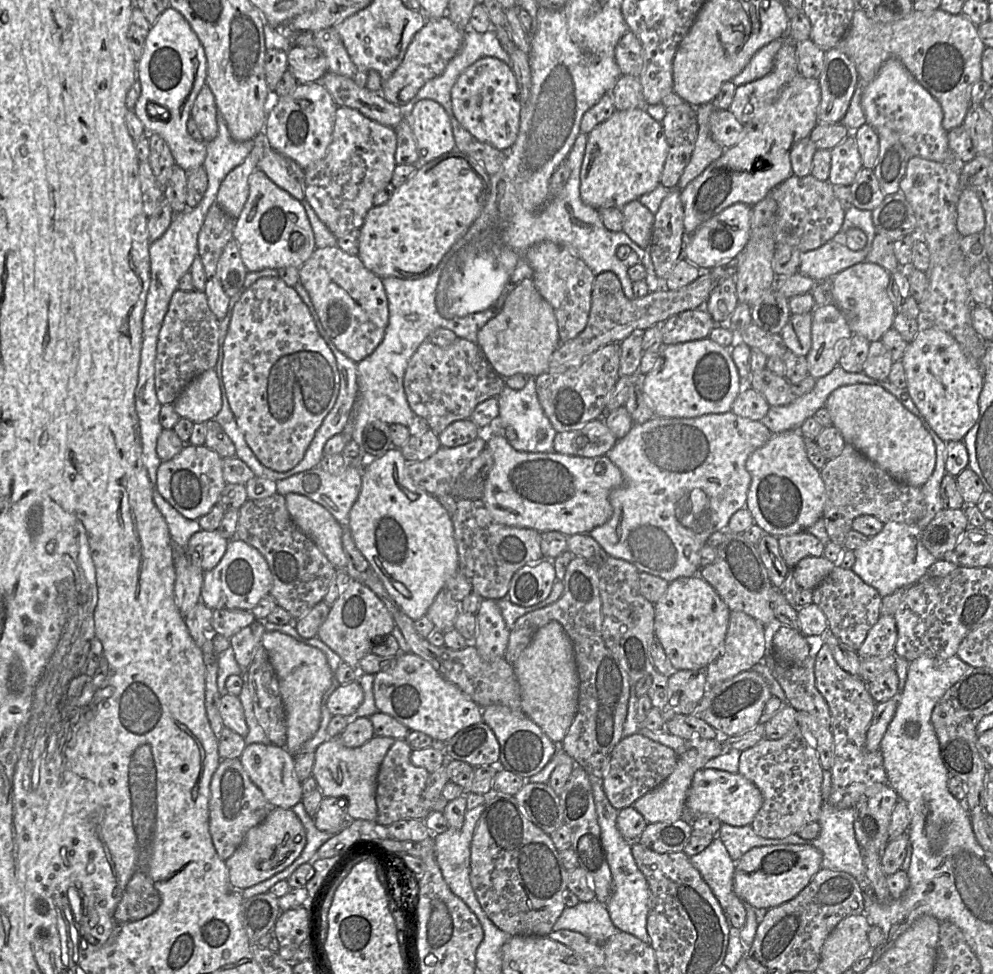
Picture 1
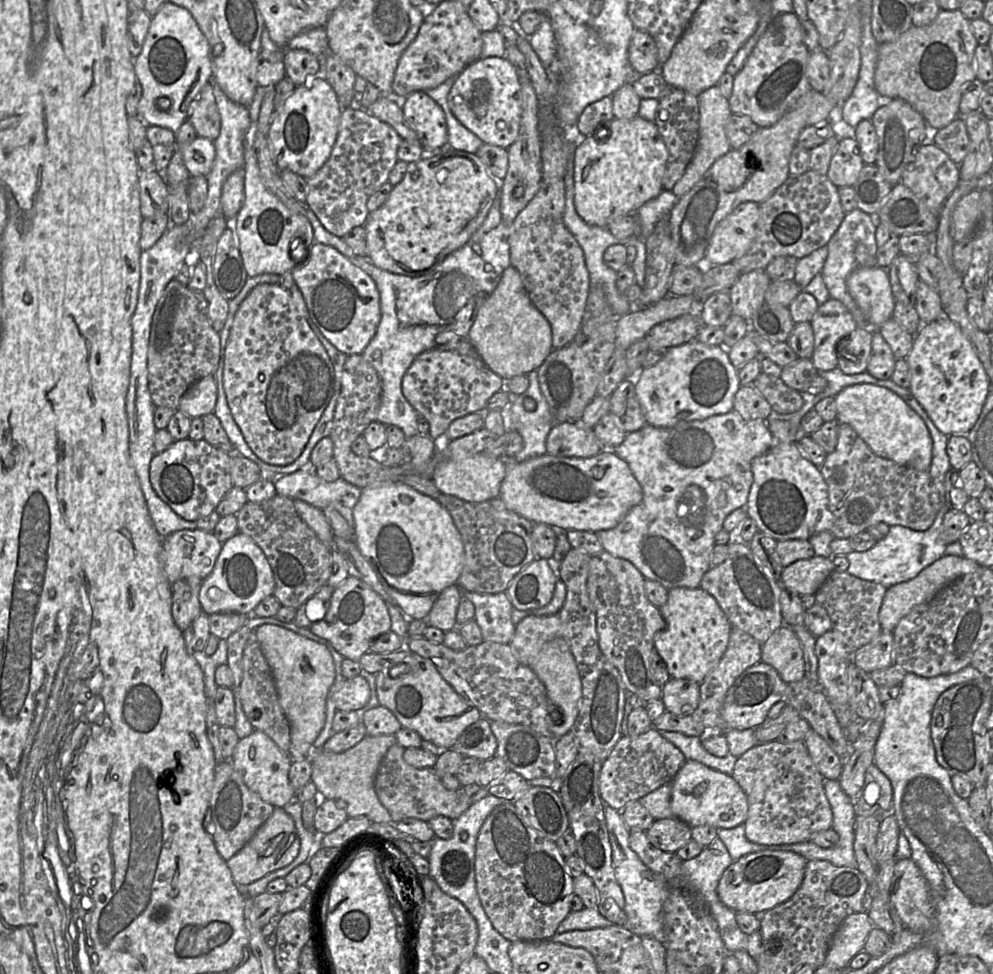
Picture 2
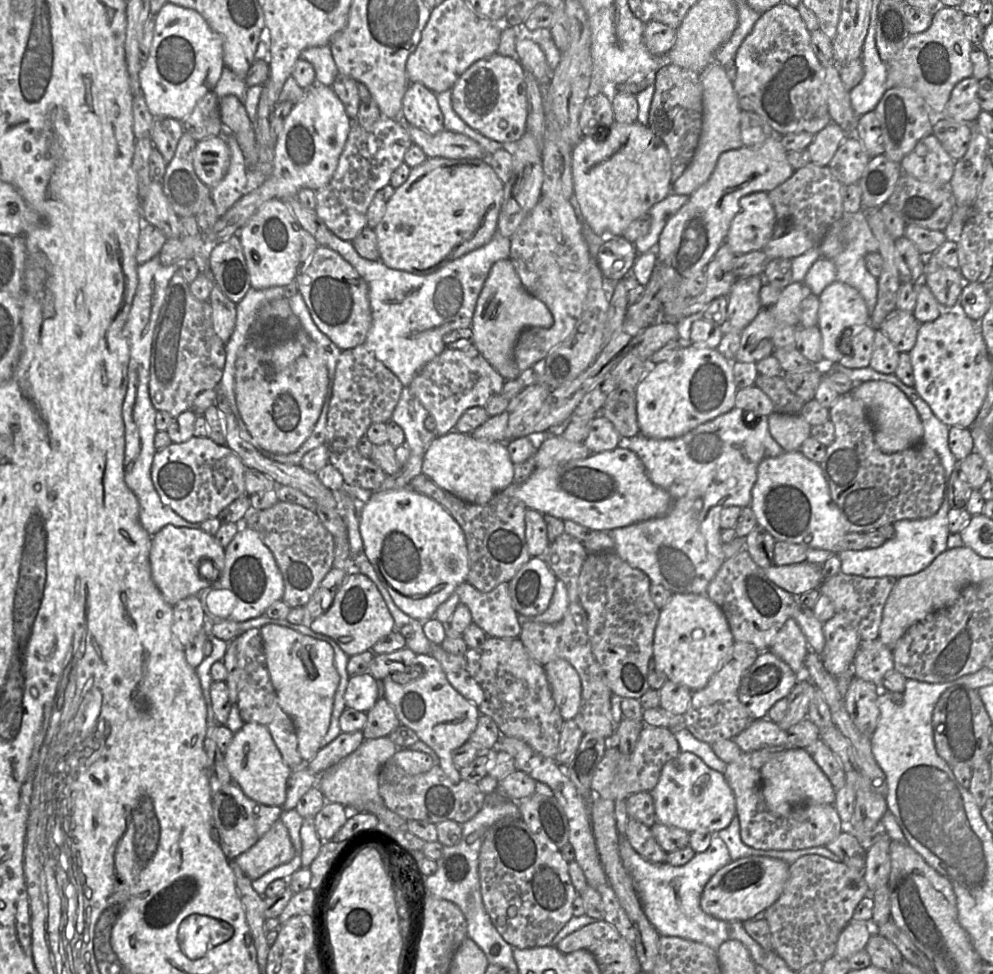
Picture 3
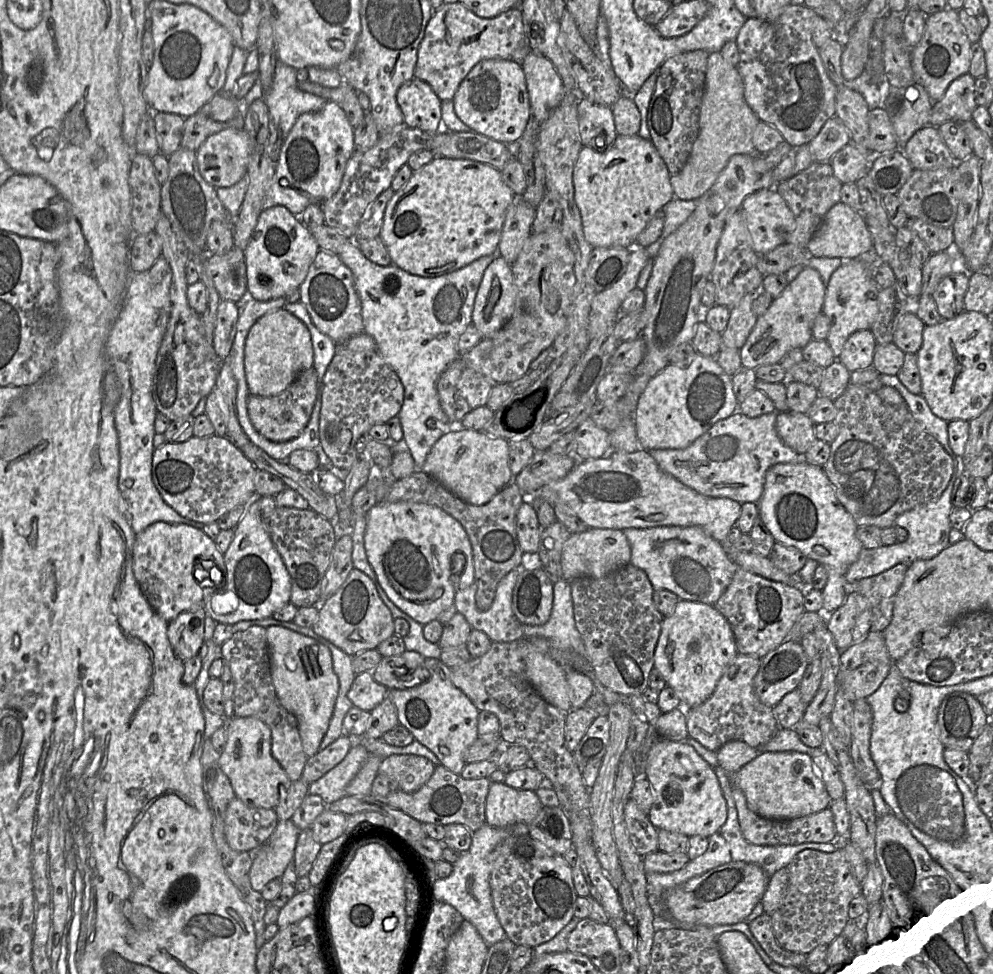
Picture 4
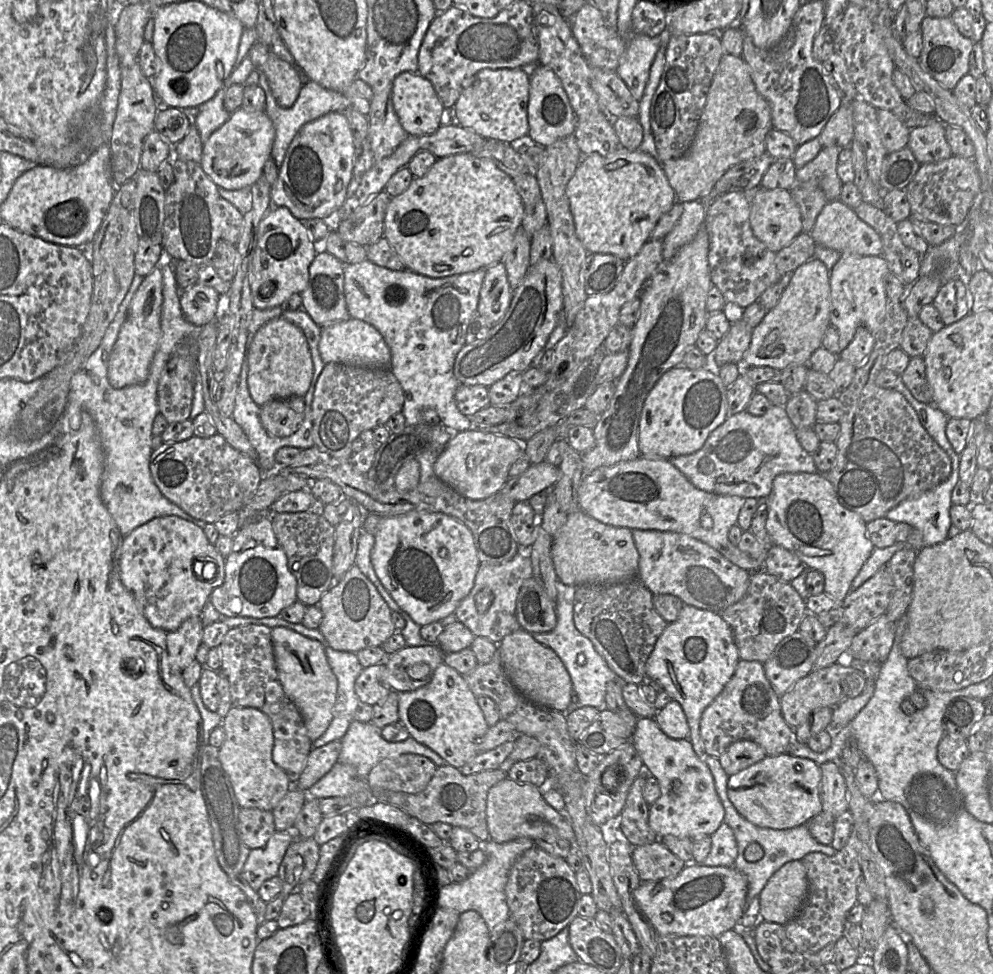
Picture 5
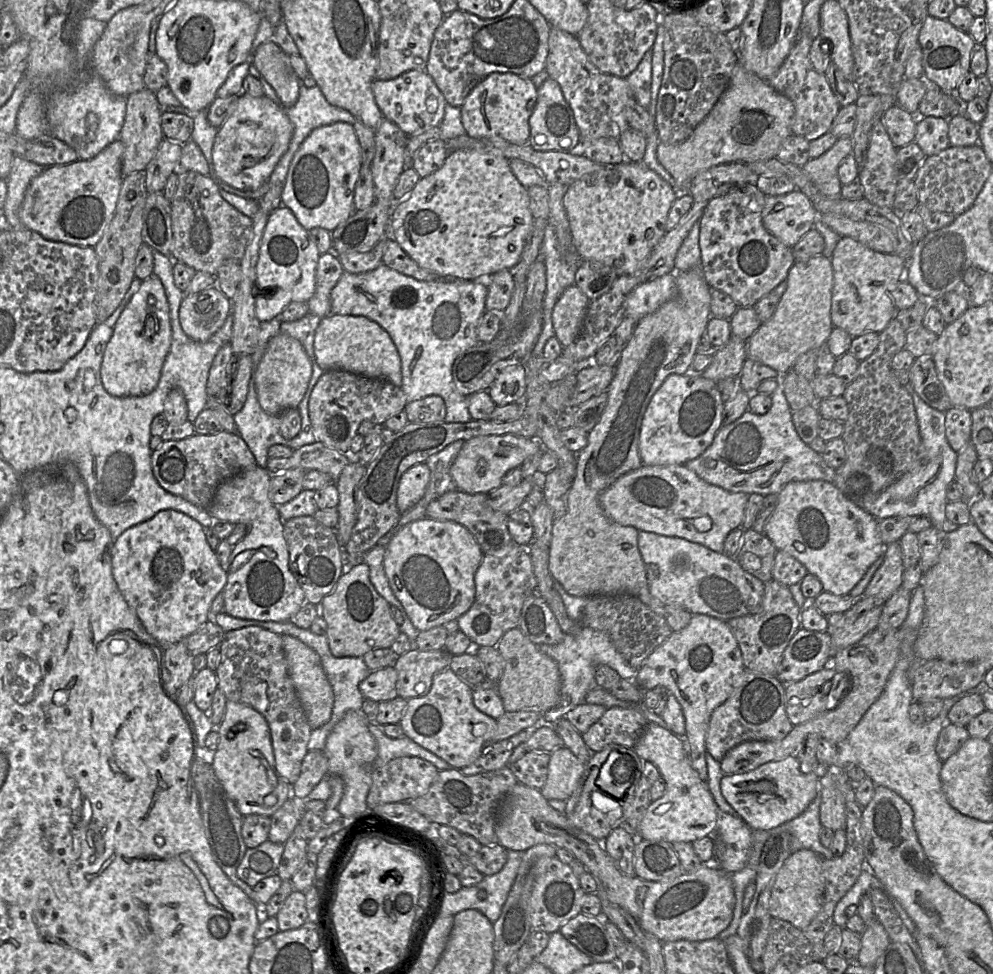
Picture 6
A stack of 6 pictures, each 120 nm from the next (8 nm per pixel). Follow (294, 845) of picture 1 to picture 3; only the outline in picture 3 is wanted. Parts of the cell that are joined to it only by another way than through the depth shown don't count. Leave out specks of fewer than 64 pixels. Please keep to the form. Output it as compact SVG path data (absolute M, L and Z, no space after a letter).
M278 820L251 848L230 861L234 861L253 881L269 870L289 862L294 856L295 849L288 830Z

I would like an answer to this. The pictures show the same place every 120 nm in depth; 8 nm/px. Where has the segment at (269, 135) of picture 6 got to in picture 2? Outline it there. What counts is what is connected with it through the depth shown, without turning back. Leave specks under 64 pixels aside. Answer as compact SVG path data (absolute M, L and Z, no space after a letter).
M197 137L192 143L180 147L184 164L191 176L207 176L216 156L214 141Z

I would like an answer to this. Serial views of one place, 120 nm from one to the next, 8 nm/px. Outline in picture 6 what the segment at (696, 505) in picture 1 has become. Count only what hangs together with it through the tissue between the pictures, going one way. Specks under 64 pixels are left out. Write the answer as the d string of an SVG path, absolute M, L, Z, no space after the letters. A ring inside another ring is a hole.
M782 375L775 380L778 386L771 394L772 406L767 413L757 415L748 409L731 424L723 425L710 446L685 466L709 484L748 495L778 494L790 482L826 481L832 475L831 467L799 437L792 421L793 411L784 394ZM639 531L638 549L645 564L651 595L663 605L678 605L694 614L724 621L756 614L762 606L765 583L745 571L735 556L715 552L680 537Z

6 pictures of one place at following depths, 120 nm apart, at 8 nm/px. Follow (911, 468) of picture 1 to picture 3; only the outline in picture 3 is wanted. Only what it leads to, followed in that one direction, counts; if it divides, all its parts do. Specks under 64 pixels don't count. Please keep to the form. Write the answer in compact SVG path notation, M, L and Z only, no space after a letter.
M880 380L866 381L850 391L866 406L874 427L874 439L885 453L895 453L919 445L923 441L923 425L909 398L895 385Z

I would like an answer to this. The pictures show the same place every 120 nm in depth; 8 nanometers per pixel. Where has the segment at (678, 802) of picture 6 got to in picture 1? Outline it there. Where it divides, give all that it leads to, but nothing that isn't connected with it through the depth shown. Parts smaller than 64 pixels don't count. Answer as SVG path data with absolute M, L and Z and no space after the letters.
M703 768L692 779L686 798L686 812L693 817L710 814L734 827L751 825L763 804L760 790L739 773Z

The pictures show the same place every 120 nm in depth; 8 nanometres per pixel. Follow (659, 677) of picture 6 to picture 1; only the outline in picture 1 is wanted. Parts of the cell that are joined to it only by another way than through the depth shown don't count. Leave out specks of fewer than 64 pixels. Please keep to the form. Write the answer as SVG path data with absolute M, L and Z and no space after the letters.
M699 575L669 582L666 593L654 604L654 608L655 636L673 669L706 669L718 657L724 646L730 609L716 590Z

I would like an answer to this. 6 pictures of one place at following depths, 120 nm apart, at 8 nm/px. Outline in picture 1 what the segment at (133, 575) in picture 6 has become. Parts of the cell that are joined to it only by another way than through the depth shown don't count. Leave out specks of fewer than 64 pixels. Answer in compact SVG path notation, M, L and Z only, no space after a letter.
M217 530L196 532L189 540L186 555L204 572L212 570L224 556L229 540Z

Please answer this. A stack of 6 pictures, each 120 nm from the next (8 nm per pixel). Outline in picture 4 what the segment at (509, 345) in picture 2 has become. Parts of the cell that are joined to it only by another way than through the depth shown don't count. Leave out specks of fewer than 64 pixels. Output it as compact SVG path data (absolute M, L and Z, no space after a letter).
M499 255L485 269L474 303L472 324L482 334L482 339L493 336L511 318L516 295L517 287L514 283L511 265Z

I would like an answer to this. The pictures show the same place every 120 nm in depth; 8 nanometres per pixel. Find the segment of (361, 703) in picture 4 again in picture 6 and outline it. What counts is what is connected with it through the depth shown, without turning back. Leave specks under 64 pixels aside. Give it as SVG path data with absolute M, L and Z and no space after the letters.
M394 667L371 671L360 683L359 689L364 699L371 699L376 702L392 700L397 695L396 682L397 671Z

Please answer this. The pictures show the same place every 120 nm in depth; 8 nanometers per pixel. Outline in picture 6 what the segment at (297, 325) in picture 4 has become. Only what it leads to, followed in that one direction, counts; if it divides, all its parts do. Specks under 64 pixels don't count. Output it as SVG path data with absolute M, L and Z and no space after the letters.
M281 332L272 337L255 371L255 389L261 408L270 415L298 408L311 376L311 360L300 342Z

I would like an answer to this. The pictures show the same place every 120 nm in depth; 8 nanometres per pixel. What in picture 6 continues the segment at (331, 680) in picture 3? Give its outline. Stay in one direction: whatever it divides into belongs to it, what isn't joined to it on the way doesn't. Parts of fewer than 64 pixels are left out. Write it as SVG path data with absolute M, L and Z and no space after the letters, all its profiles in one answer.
M290 635L281 637L289 675L305 711L307 721L312 730L320 728L330 720L334 704L333 690L323 670L320 657L316 651L299 639Z

